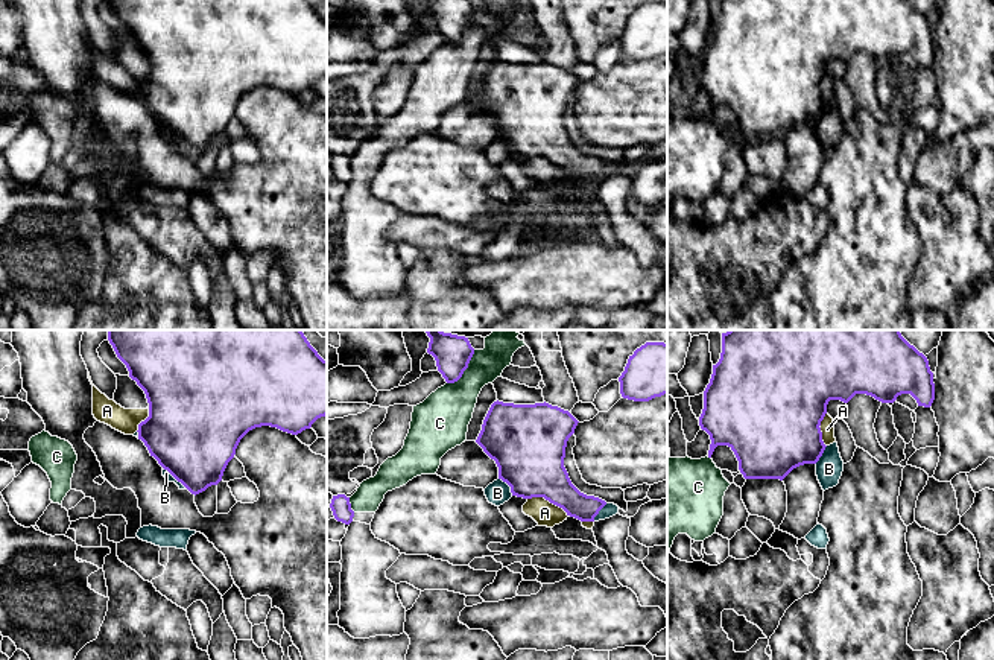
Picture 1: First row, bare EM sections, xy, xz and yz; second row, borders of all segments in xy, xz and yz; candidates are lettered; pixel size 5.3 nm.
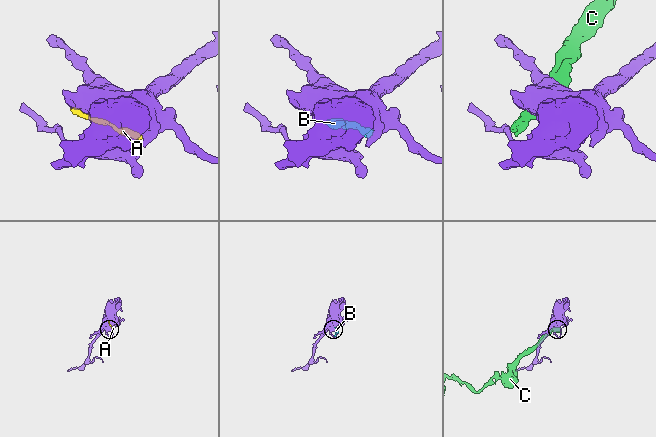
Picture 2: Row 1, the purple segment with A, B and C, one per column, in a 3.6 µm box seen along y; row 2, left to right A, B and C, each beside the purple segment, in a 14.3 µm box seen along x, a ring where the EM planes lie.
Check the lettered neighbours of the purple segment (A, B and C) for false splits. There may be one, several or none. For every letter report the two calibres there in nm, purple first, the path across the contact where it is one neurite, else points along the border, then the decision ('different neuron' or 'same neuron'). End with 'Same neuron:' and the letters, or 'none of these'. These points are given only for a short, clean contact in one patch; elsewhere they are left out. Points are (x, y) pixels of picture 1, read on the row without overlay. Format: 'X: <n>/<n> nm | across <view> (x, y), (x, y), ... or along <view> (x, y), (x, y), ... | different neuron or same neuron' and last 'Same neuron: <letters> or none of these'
A: 360/130 nm | different neuron
B: 460/40 nm | different neuron
C: 180/260 nm | different neuron
Same neuron: none of these

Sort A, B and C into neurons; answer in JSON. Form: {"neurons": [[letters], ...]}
{"neurons": [["A", "B"], ["C"]]}

